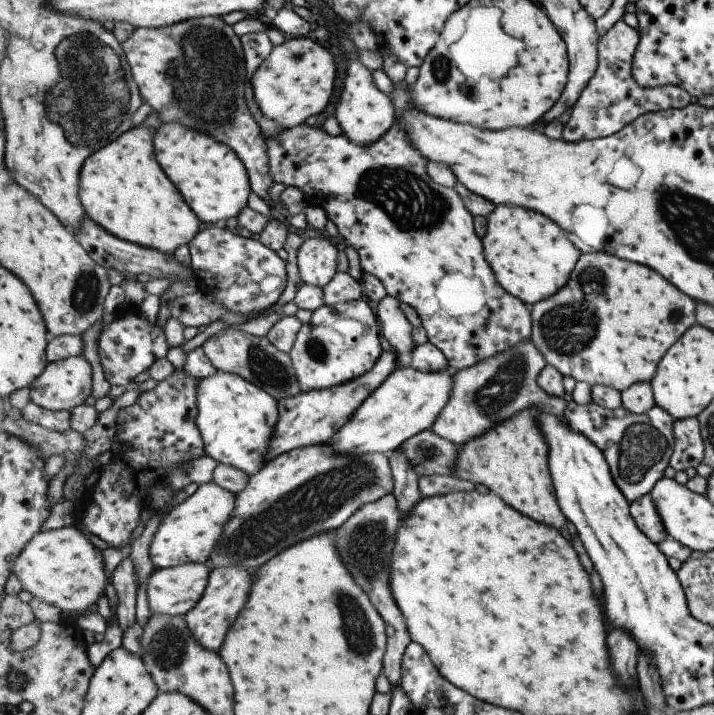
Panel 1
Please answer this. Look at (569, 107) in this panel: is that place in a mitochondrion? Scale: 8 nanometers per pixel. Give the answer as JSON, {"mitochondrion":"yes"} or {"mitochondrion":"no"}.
{"mitochondrion":"no"}

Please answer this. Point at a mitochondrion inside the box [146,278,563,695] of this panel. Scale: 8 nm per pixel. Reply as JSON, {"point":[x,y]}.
{"point":[308,506]}

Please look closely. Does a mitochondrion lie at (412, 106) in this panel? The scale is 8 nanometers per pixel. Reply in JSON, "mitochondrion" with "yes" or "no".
{"mitochondrion":"no"}

